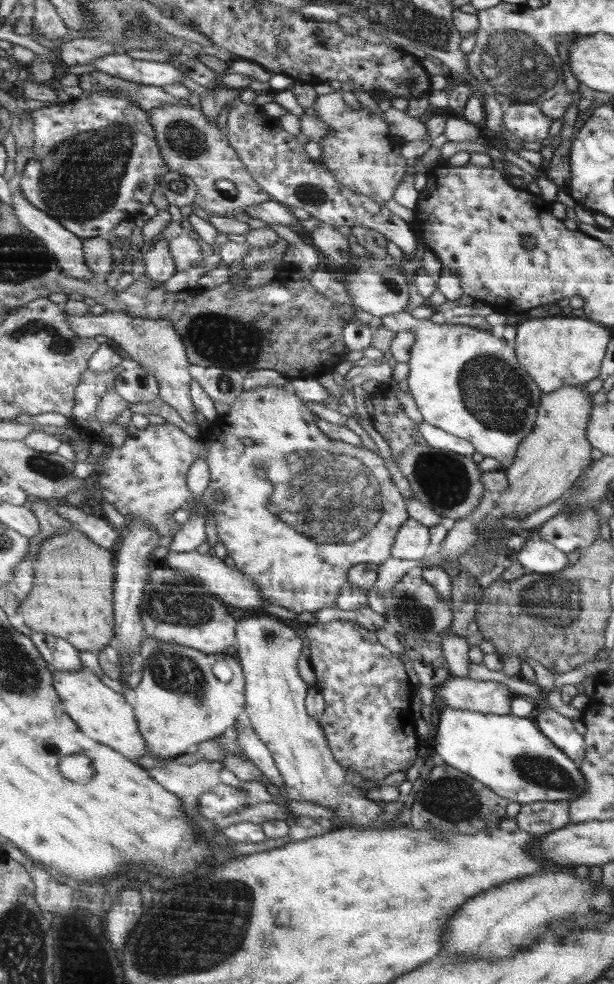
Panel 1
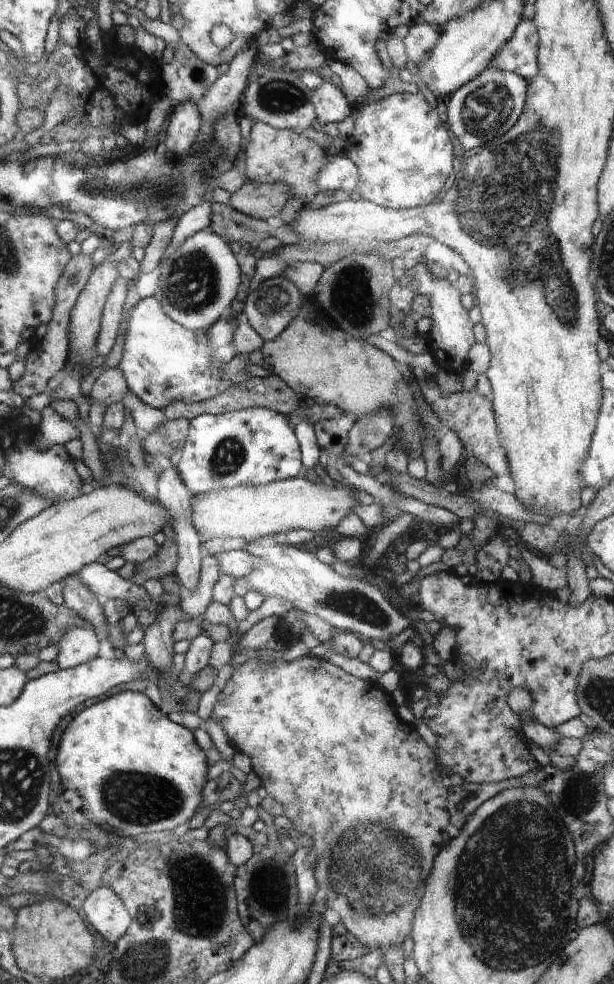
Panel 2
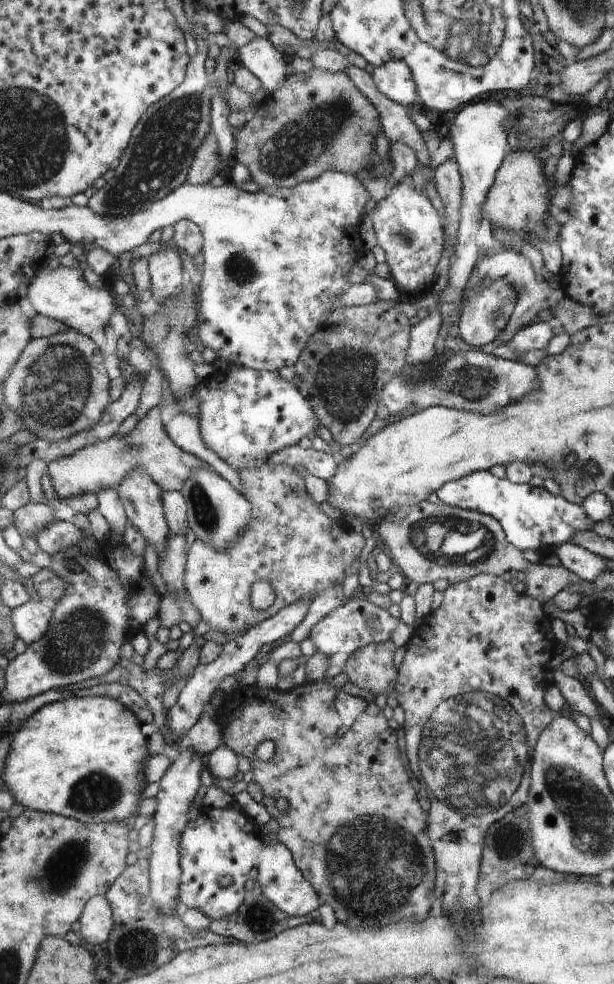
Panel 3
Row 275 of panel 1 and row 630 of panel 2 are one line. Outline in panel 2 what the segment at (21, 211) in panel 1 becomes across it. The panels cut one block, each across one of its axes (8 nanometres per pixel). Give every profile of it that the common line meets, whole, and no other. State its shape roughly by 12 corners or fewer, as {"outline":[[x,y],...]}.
{"outline":[[91,626],[69,629],[58,644],[61,669],[100,654],[102,635]]}

